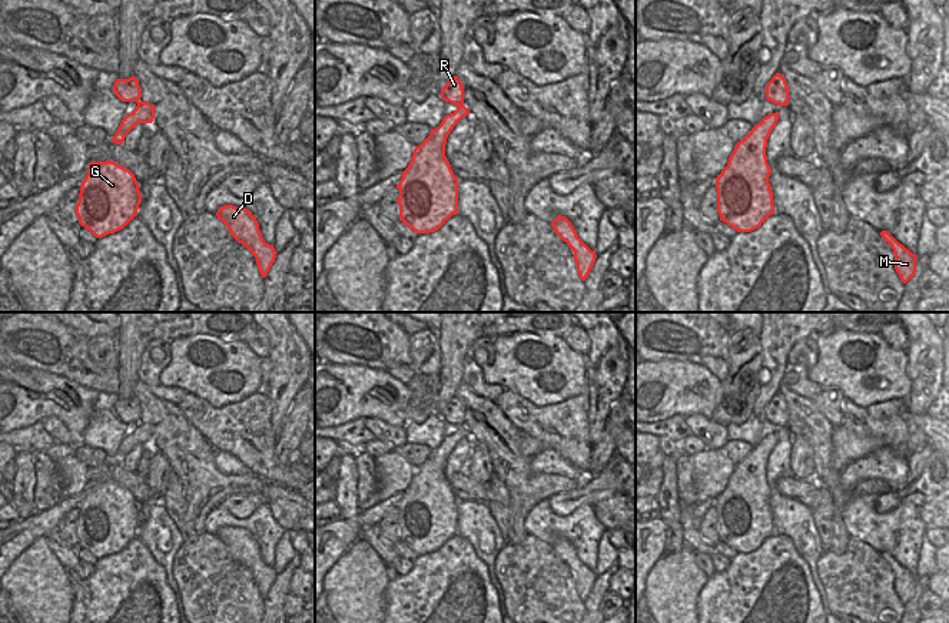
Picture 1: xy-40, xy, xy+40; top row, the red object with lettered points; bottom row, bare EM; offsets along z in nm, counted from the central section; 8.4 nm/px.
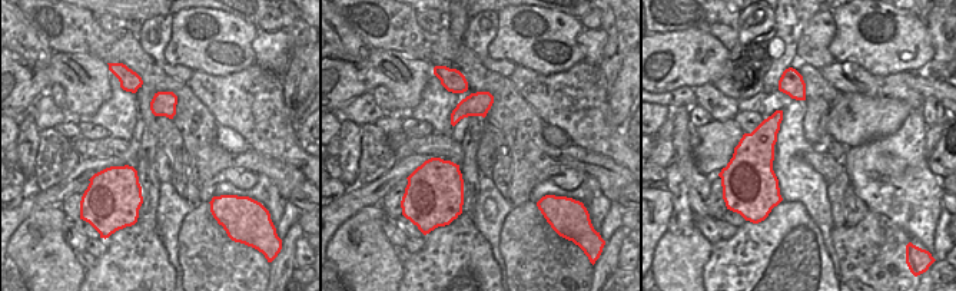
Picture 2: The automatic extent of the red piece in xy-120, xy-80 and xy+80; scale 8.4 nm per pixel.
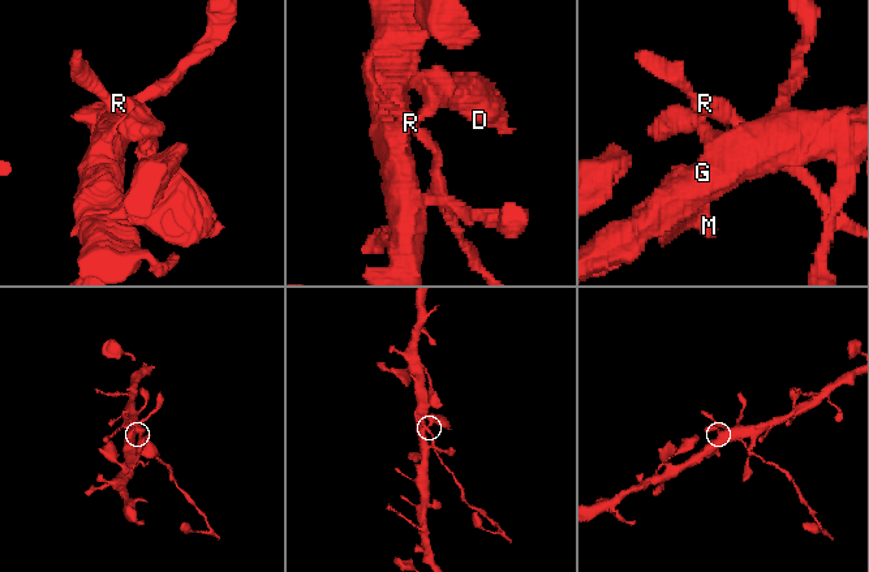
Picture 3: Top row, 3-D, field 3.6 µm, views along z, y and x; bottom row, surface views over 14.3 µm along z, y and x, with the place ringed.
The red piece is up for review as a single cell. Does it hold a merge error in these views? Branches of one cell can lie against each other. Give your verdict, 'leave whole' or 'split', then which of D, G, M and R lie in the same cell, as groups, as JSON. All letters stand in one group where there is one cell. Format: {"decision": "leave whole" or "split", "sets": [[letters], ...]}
{"decision": "split", "sets": [["D", "G", "M"], ["R"]]}

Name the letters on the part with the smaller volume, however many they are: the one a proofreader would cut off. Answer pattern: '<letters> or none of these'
R

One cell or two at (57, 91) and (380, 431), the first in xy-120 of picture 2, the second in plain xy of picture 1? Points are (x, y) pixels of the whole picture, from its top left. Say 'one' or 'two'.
one

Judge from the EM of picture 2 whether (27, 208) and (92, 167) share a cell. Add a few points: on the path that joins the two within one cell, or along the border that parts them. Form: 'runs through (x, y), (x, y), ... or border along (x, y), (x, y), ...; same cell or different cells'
runs through (43, 198), (53, 197), (76, 175); same cell

